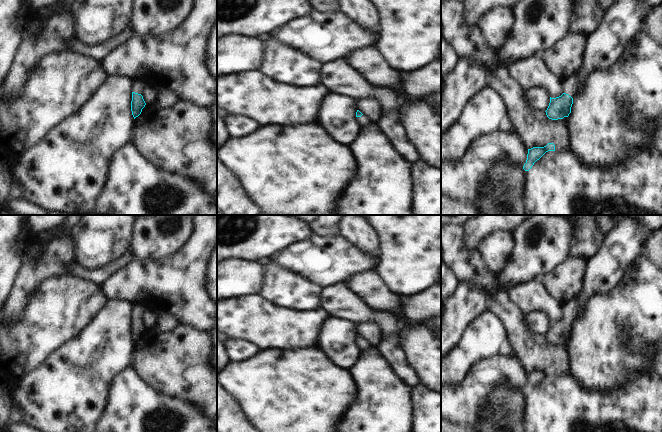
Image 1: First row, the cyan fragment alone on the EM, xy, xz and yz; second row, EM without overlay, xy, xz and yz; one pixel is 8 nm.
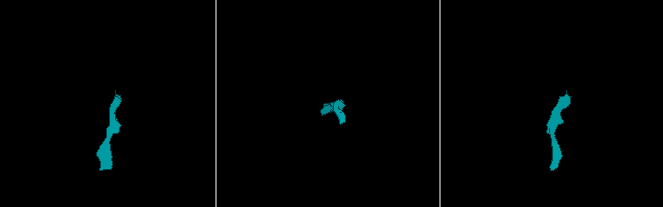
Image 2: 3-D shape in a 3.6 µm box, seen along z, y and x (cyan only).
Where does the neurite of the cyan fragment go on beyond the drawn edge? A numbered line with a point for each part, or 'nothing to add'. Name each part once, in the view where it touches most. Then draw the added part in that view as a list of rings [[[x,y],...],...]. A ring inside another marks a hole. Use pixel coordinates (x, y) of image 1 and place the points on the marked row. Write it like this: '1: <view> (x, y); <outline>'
1: yz (570, 86); [[[576,73],[563,82],[563,92],[574,98],[578,92],[579,85],[580,82]]]

